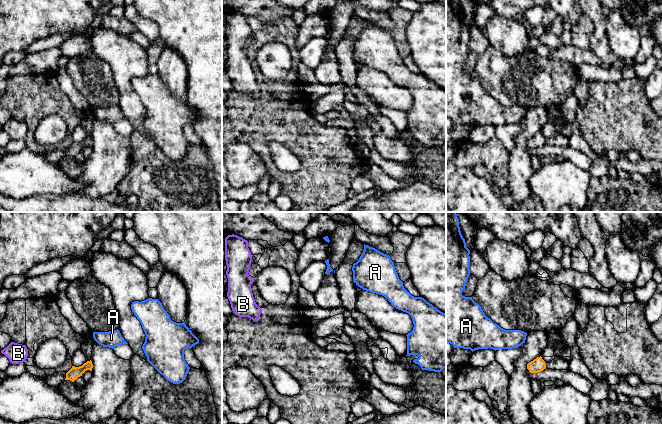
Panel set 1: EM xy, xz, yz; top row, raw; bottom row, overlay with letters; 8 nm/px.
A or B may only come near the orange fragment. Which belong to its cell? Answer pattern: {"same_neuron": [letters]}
{"same_neuron": []}

